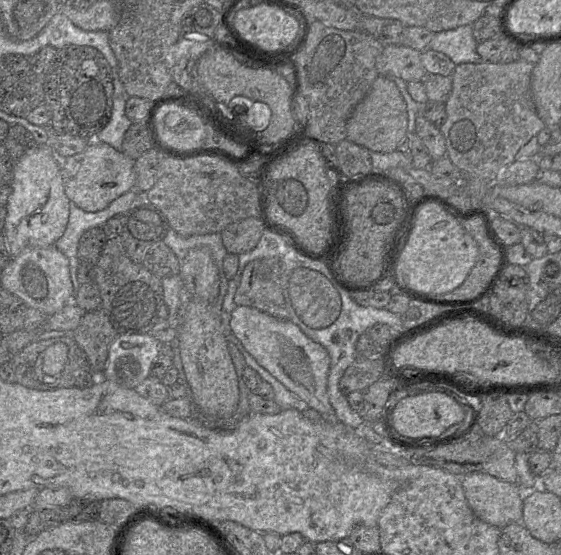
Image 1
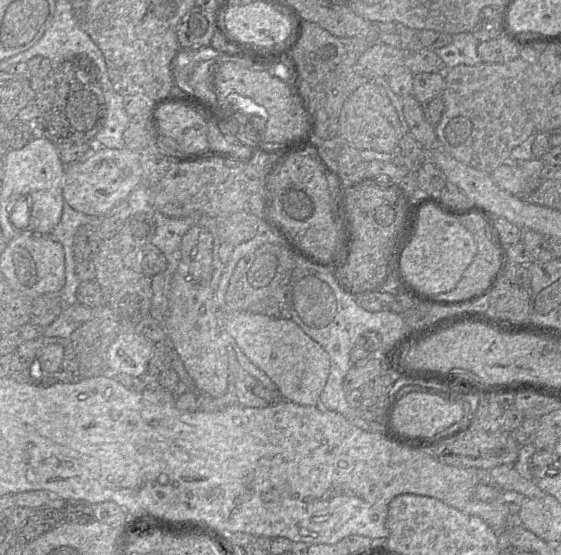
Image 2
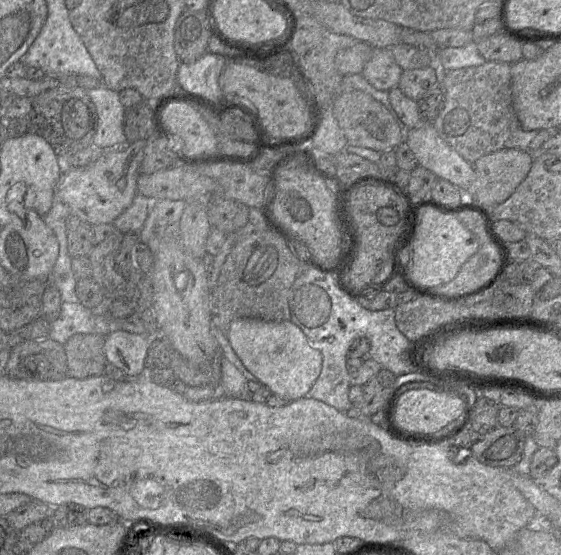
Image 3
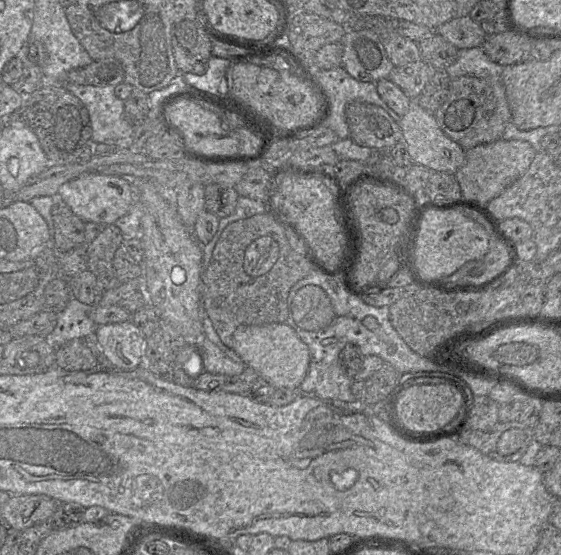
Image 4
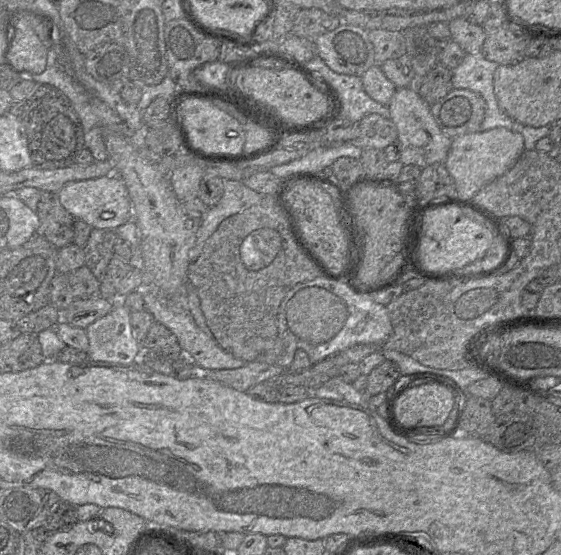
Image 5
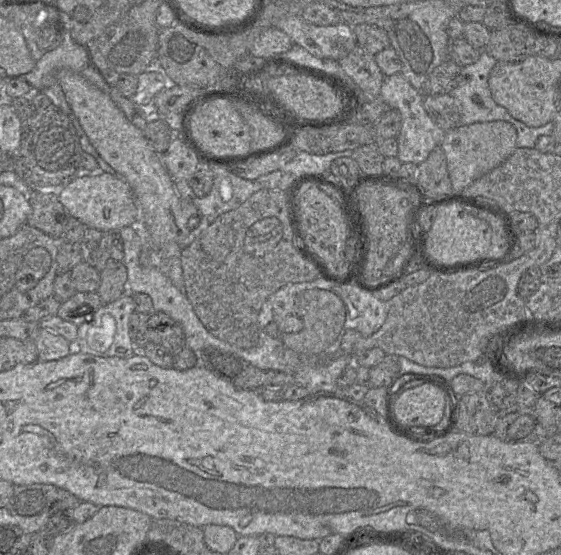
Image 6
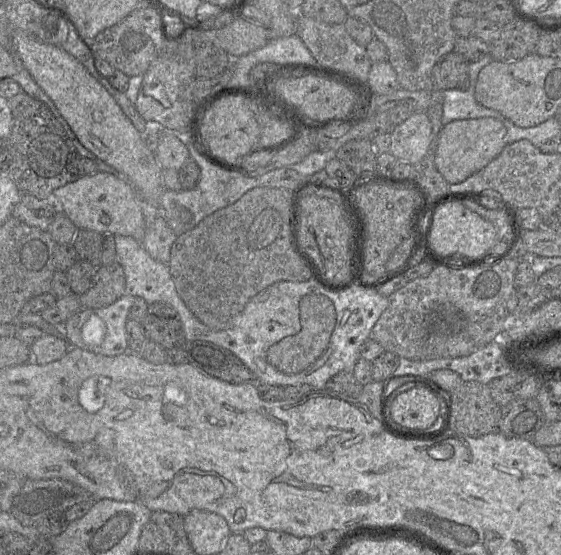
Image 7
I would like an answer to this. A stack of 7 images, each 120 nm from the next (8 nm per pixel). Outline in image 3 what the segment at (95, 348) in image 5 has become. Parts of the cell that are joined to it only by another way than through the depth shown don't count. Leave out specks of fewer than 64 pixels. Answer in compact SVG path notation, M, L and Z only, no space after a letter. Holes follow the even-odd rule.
M117 330L105 336L104 353L108 362L129 377L137 377L148 372L146 356L149 344L148 336Z

